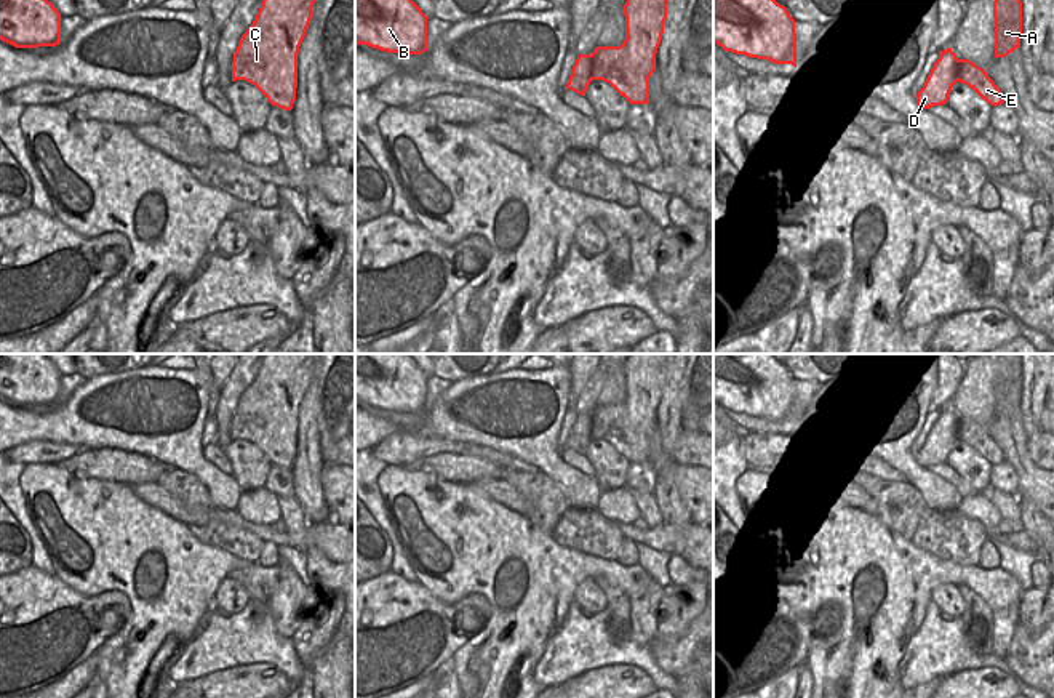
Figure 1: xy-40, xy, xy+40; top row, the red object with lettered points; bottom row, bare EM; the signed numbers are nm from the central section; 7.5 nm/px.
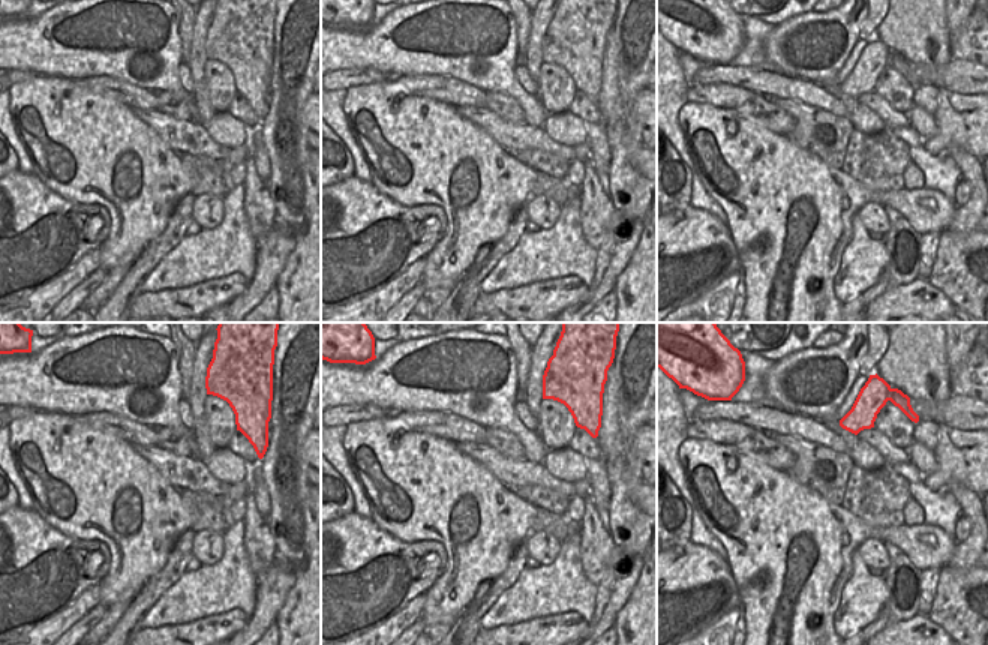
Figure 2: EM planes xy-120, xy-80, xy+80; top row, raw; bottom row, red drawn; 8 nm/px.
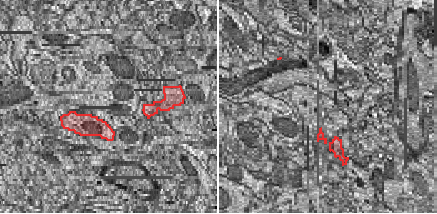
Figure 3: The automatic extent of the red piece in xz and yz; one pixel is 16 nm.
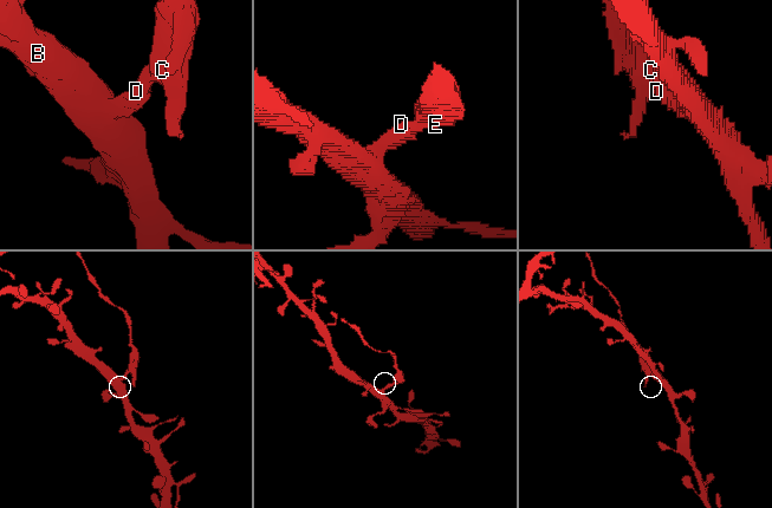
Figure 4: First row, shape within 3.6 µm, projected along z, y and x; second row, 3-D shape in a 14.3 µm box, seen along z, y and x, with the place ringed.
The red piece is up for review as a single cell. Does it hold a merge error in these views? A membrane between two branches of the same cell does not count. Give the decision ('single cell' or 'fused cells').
fused cells

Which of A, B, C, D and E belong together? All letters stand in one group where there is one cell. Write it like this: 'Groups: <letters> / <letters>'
Groups: A C E / B D.

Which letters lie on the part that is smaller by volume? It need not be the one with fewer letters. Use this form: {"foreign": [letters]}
{"foreign": ["A", "C", "E"]}

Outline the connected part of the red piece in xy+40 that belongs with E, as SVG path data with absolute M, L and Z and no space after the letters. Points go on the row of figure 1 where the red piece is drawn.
M960 59L958 61L956 82L964 83L969 88L972 88L990 106L1000 106L1004 102L1001 90L988 77L985 69L976 66L969 59Z

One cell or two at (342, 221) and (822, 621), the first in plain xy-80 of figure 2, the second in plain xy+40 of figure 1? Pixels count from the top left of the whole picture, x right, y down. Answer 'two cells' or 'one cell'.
one cell

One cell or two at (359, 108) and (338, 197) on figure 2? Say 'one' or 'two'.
two

